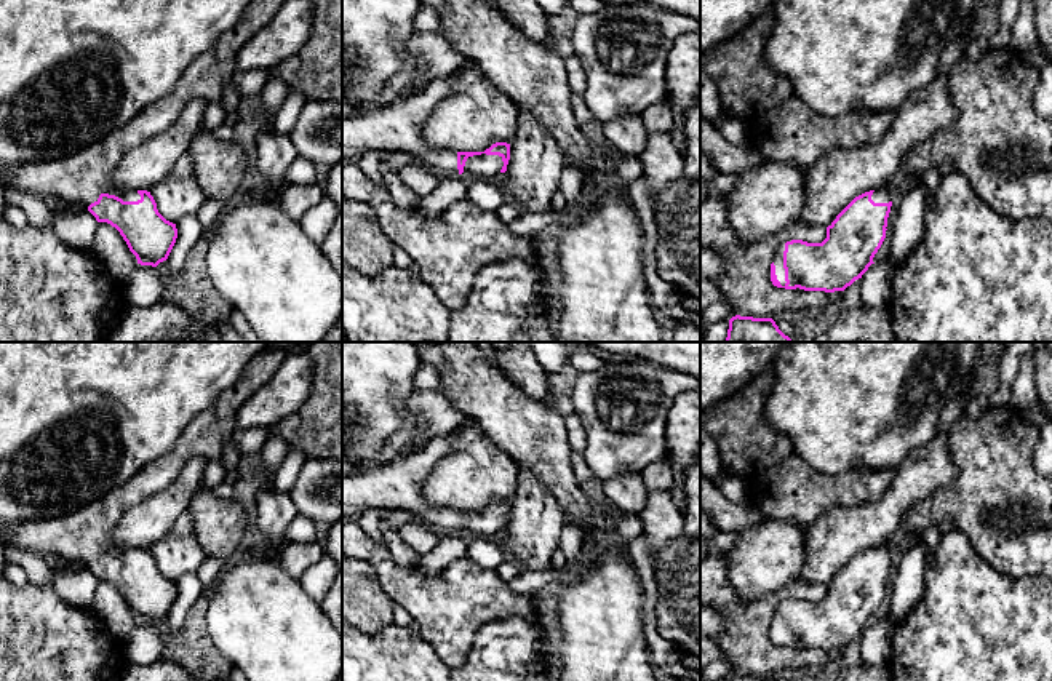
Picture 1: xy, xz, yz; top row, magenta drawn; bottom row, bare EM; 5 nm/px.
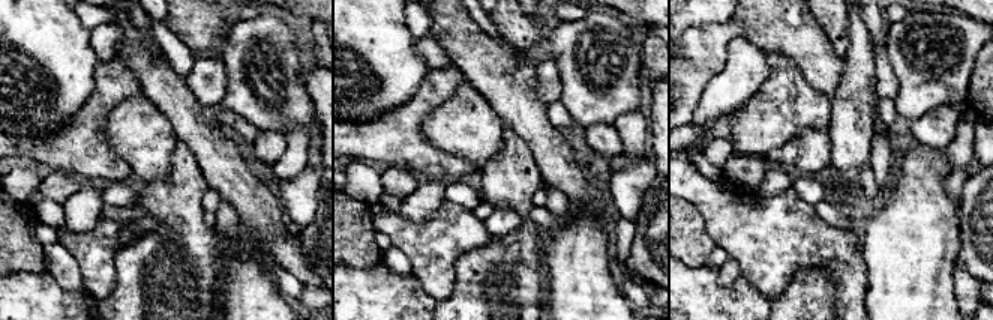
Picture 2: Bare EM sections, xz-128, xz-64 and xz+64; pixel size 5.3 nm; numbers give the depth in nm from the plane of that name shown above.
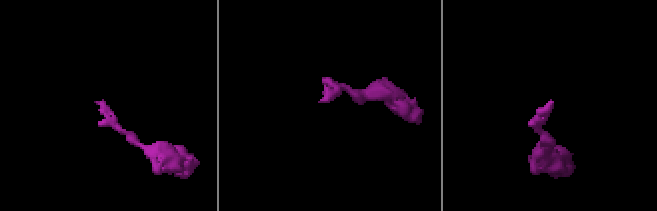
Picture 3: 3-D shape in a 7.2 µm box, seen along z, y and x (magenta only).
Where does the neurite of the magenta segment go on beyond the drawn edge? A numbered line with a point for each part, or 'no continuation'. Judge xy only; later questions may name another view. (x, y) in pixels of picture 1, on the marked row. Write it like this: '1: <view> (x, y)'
1: xy (80, 178)

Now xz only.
1: xz (482, 165)

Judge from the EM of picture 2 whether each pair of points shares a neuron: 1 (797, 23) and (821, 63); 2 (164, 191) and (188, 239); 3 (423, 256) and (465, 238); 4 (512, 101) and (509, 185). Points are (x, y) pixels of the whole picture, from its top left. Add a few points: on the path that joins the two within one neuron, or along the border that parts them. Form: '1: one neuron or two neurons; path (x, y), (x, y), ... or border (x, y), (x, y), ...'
1: one neuron; path (797, 33), (812, 53)
2: one neuron; path (174, 203), (182, 227)
3: one neuron; path (434, 247), (444, 238), (455, 238)
4: two neurons; border (506, 123), (533, 153)

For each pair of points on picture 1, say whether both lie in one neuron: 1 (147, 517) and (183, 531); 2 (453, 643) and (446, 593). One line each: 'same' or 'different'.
1: different
2: same

